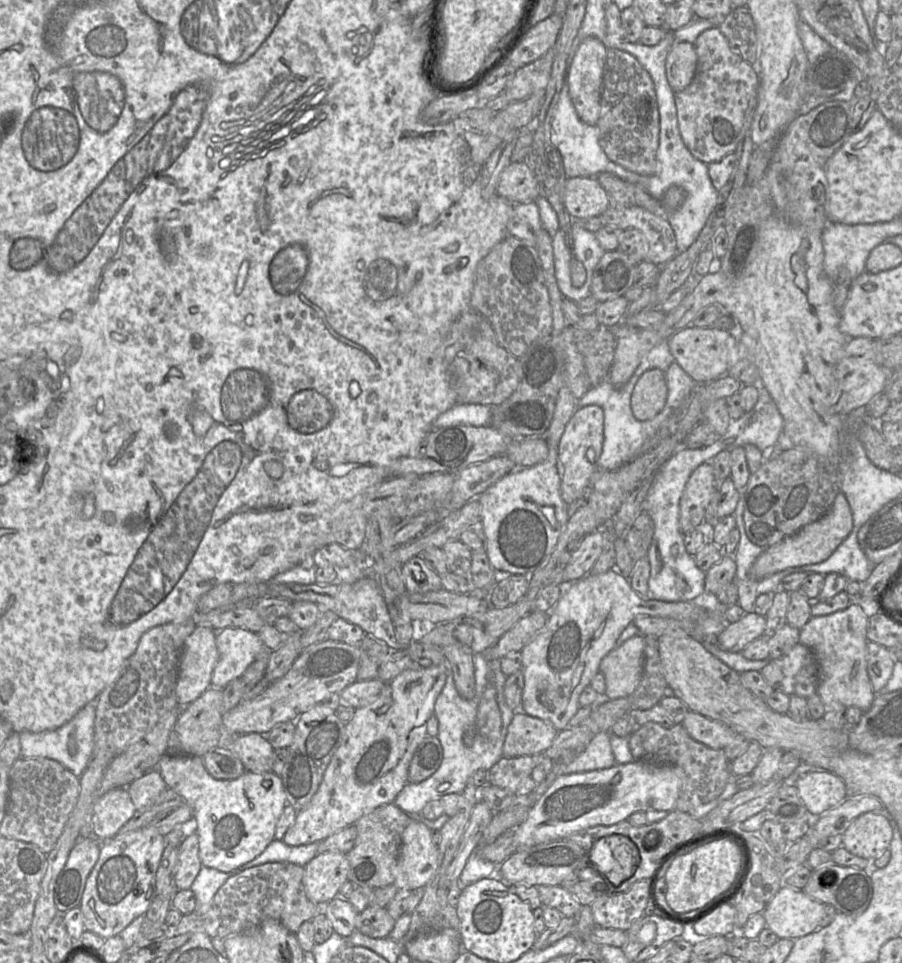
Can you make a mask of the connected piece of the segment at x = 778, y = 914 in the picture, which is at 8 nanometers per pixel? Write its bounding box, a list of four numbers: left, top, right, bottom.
[762,884,823,940]

